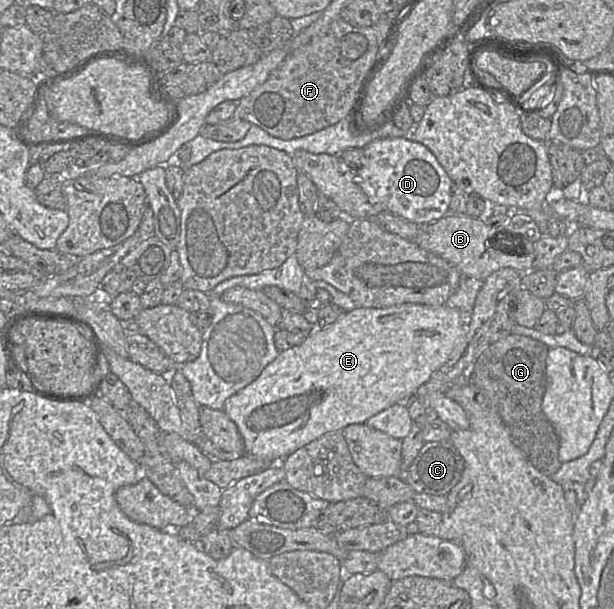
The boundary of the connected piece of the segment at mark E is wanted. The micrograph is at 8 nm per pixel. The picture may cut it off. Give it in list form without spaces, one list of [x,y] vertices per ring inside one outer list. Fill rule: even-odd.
[[[403,303],[384,308],[357,307],[354,310],[343,313],[332,324],[316,327],[300,344],[280,351],[279,355],[263,369],[254,381],[225,400],[223,411],[238,427],[244,442],[244,454],[283,460],[299,448],[326,433],[341,431],[353,423],[365,423],[368,418],[385,408],[398,403],[408,403],[414,398],[417,389],[426,383],[432,374],[452,357],[457,342],[466,335],[466,321],[467,317],[461,310],[447,304],[431,306]]]

